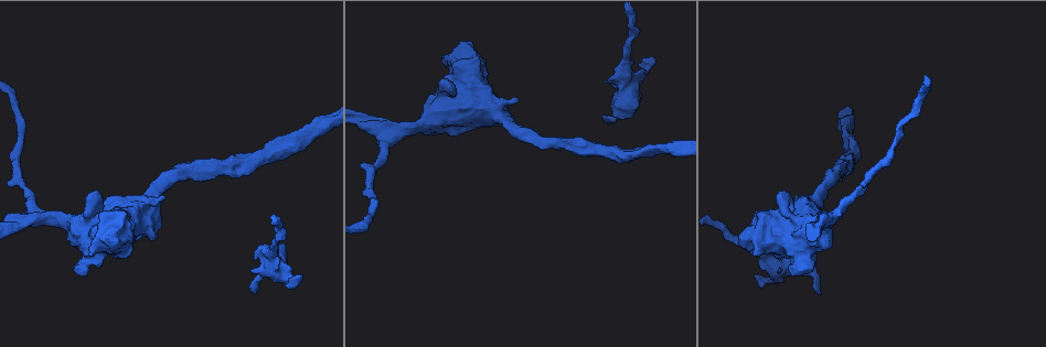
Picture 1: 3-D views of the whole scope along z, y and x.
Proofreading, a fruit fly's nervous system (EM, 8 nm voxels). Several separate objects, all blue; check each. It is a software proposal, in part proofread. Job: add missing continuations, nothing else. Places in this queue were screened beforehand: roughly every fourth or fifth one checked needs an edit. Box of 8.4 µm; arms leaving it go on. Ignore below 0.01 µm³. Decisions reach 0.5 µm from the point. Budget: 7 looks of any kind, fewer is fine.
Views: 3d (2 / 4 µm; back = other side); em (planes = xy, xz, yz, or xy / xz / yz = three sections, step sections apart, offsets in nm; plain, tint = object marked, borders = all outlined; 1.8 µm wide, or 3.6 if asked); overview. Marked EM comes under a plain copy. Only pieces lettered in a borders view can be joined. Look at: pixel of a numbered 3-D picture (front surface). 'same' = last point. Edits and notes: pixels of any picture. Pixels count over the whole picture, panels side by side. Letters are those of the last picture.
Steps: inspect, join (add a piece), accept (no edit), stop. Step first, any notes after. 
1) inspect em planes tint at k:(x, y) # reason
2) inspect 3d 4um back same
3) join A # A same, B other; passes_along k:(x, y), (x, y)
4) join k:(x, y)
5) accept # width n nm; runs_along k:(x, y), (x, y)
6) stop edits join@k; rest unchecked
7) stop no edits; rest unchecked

inspect 3d 4um back at 1:(92, 253) # branch stops here

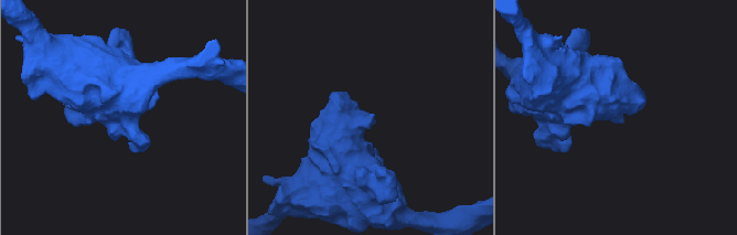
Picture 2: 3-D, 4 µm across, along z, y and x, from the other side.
inspect em xy step 16 borders at 2:(622, 123)

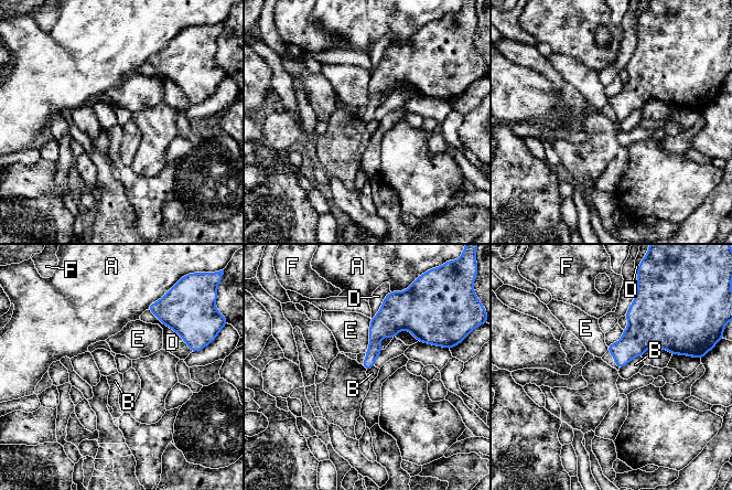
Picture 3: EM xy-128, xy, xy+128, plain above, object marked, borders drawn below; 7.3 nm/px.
accept # A other, B other, D other, E other, F other; border 3:(641, 355), (634, 357), (620, 369); no lettered piece goes on from it

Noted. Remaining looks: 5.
inspect em xz step 16 borders at 1:(653, 59) # branch stops here

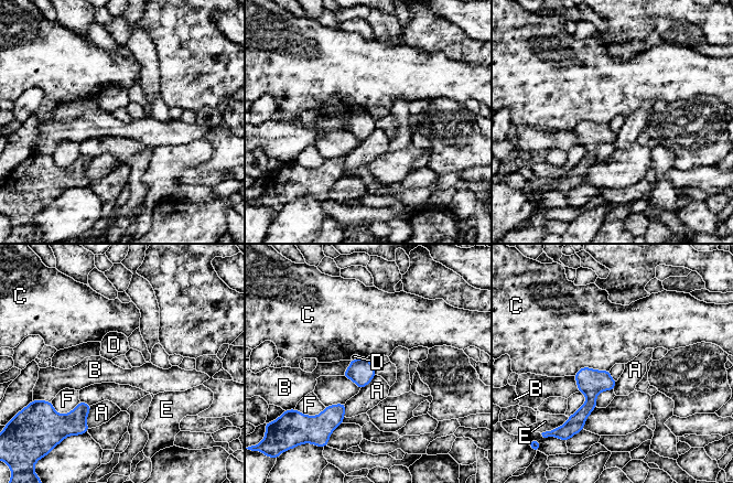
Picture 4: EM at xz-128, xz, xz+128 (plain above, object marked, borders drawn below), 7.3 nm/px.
inspect em planes borders same

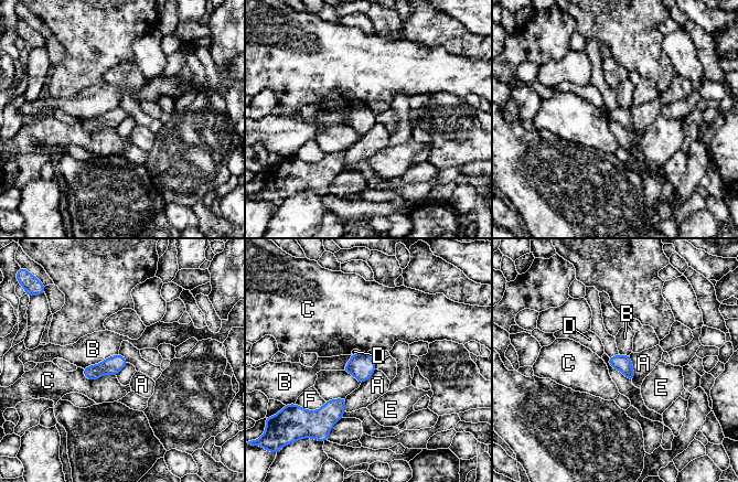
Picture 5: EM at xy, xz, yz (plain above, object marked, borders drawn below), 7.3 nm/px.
accept # A other, B other, C other, D other, E other, F other; border 5:(118, 353), (83, 368); none of them fits

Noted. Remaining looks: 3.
inspect 3d 4um at 1:(502, 108) # thick turns thin

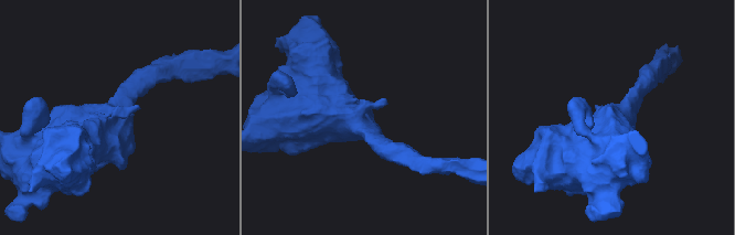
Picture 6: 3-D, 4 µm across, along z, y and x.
inspect em xz step 8 borders at 6:(362, 112) # now the EM

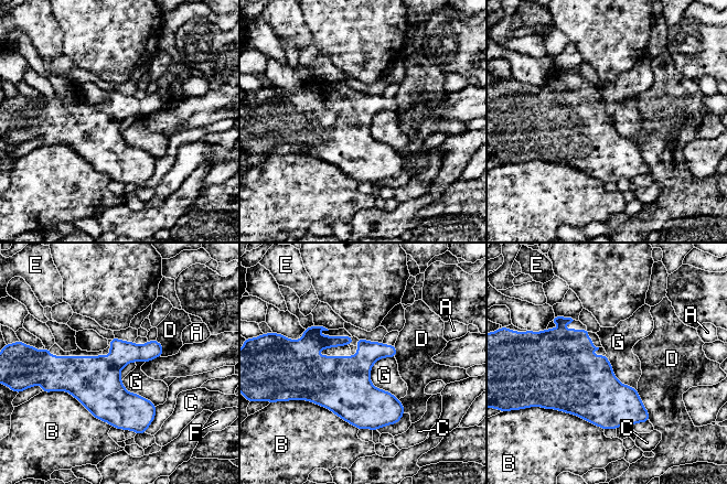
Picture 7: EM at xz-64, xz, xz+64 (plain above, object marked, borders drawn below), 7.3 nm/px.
accept # width 300 nm; longest_contact B 550 nm; A other, B other, C other, D other, E other, F other, G other; none of them fits

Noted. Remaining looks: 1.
stop no edits; rest unchecked

